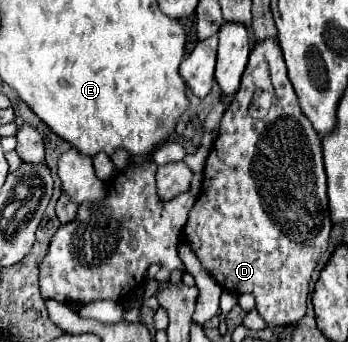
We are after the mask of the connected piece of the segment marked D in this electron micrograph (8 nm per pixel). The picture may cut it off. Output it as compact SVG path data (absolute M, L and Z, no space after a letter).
M265 40L251 50L241 86L229 104L211 146L203 170L201 192L181 236L191 246L191 252L195 252L203 270L219 286L233 294L253 294L255 308L267 326L289 326L305 316L309 280L315 262L327 250L329 232L331 218L321 138L313 132L311 122L299 108L279 44L275 40Z

